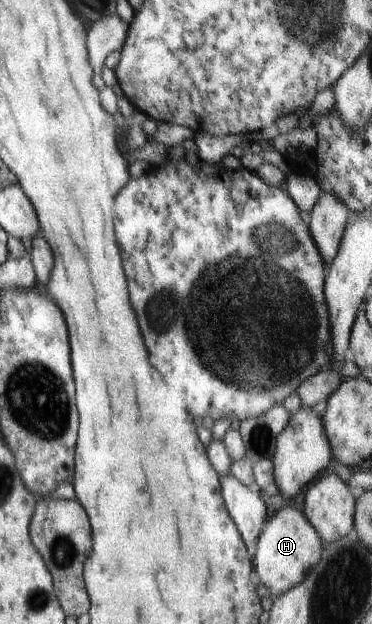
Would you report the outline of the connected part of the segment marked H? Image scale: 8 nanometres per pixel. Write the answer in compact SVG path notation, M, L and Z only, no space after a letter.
M282 508L270 520L264 521L256 542L253 568L256 580L262 582L274 597L286 594L298 586L306 574L320 562L324 543L303 513L295 508Z

